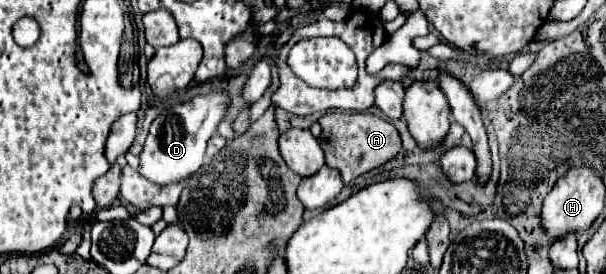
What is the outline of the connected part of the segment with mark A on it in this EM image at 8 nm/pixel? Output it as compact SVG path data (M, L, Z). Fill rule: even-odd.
M328 112L318 122L322 126L320 144L326 154L326 166L336 168L342 174L344 184L350 184L358 176L390 162L402 148L398 130L388 120L382 120L370 112Z

